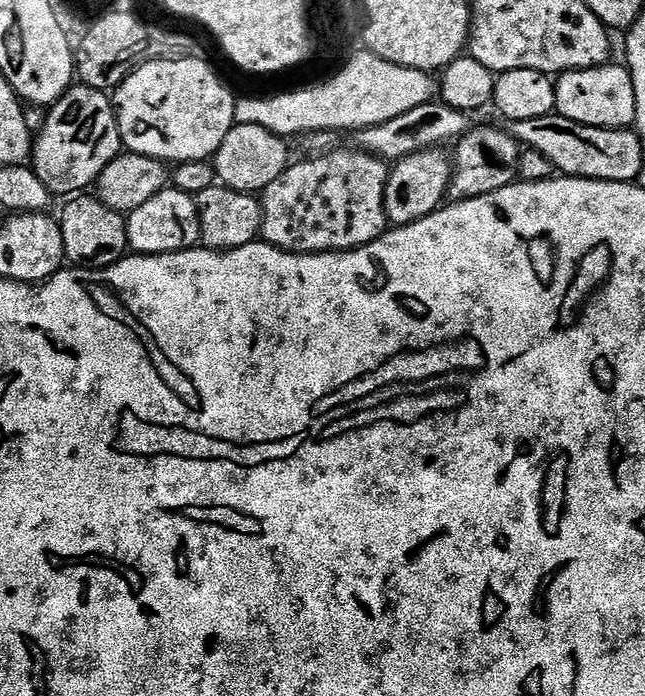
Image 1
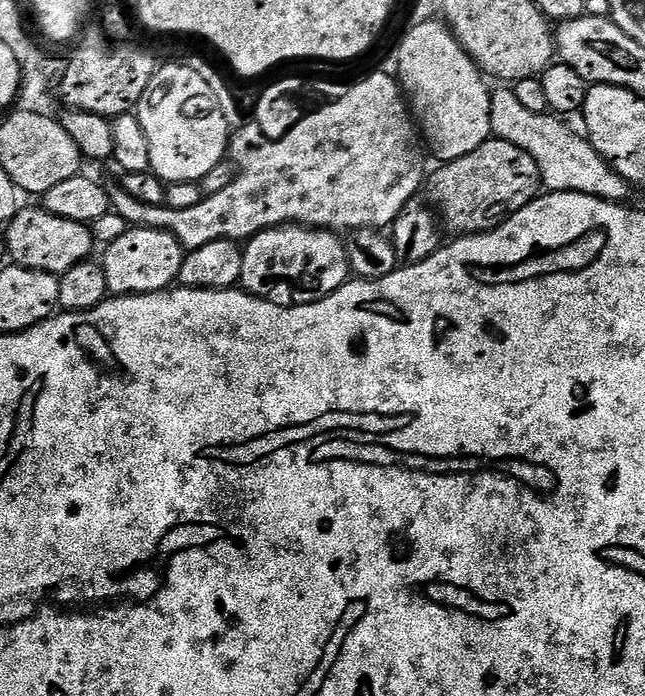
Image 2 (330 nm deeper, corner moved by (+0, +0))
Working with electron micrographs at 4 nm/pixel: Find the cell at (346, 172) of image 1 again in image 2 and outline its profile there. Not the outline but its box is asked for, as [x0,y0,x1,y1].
[239,224,350,308]

